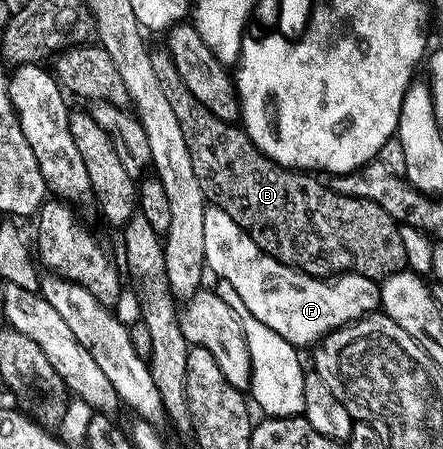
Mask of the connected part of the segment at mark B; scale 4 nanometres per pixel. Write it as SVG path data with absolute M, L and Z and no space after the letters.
M153 49L151 55L155 78L158 79L172 111L178 116L179 127L182 128L182 135L189 148L190 161L204 196L211 205L222 208L222 212L229 214L252 237L254 244L258 244L258 248L262 248L282 264L315 278L361 274L373 280L383 280L409 265L408 246L400 235L401 227L385 210L378 208L378 204L365 198L340 194L331 185L324 183L323 186L316 179L319 177L303 170L280 166L273 158L266 157L239 125L218 120L218 116L214 116L214 112L206 108L206 104L192 95L190 88L182 84L182 76L178 76L178 68L174 68L174 60L167 49Z

